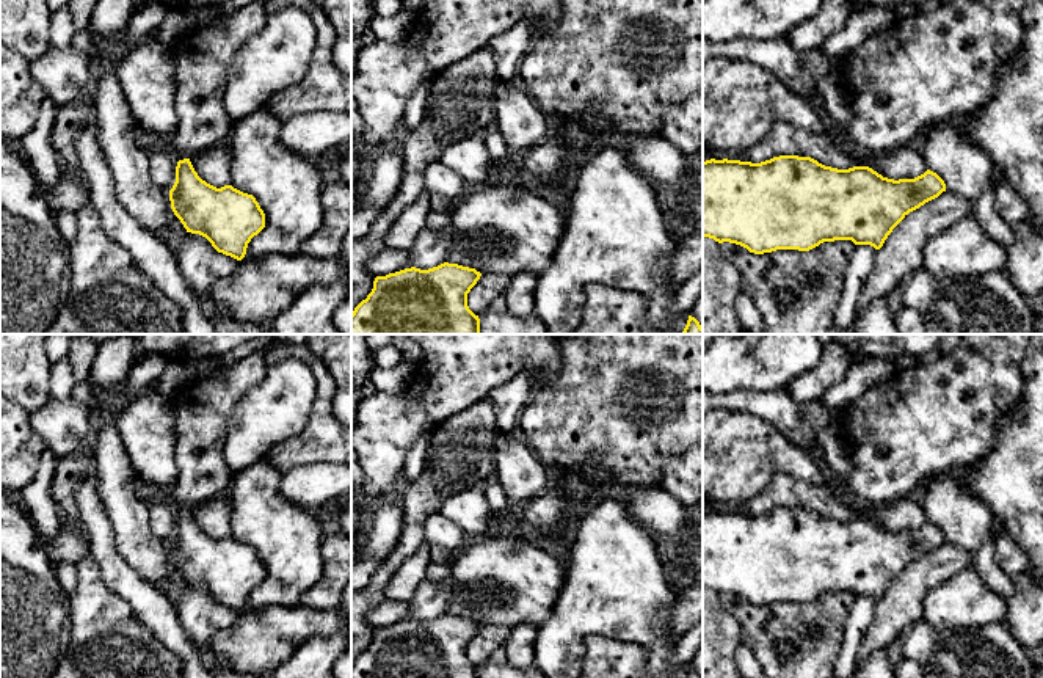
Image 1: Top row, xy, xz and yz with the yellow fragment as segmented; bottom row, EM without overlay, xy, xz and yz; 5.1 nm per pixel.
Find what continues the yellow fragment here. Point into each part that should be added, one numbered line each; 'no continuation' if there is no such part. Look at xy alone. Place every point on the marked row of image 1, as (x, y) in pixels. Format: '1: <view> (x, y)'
1: xy (204, 55)

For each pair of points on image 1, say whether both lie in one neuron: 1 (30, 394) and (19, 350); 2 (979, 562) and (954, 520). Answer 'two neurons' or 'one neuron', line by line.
1: one neuron
2: one neuron

